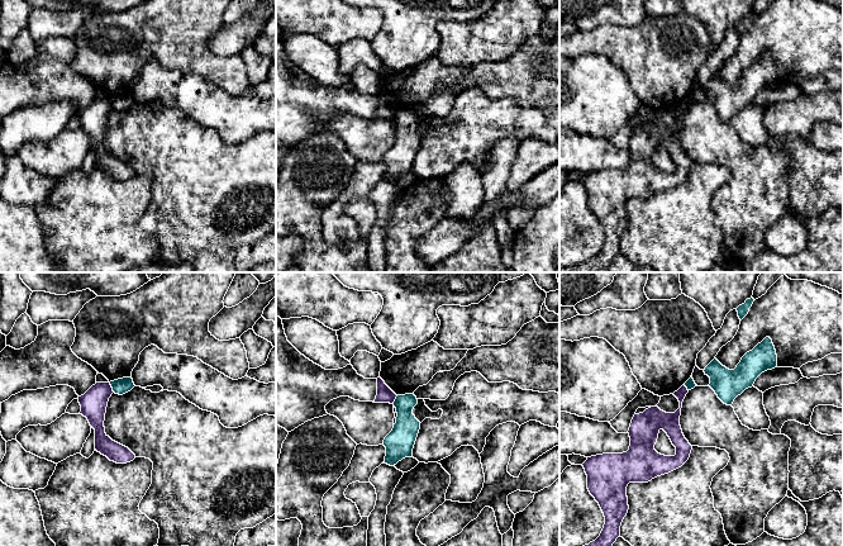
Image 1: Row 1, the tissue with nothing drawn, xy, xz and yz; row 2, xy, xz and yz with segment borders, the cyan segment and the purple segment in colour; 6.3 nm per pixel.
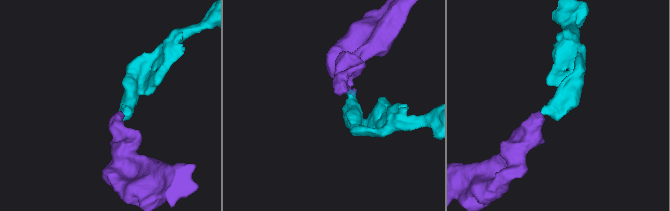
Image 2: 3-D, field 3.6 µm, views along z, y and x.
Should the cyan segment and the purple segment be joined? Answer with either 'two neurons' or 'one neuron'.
two neurons

